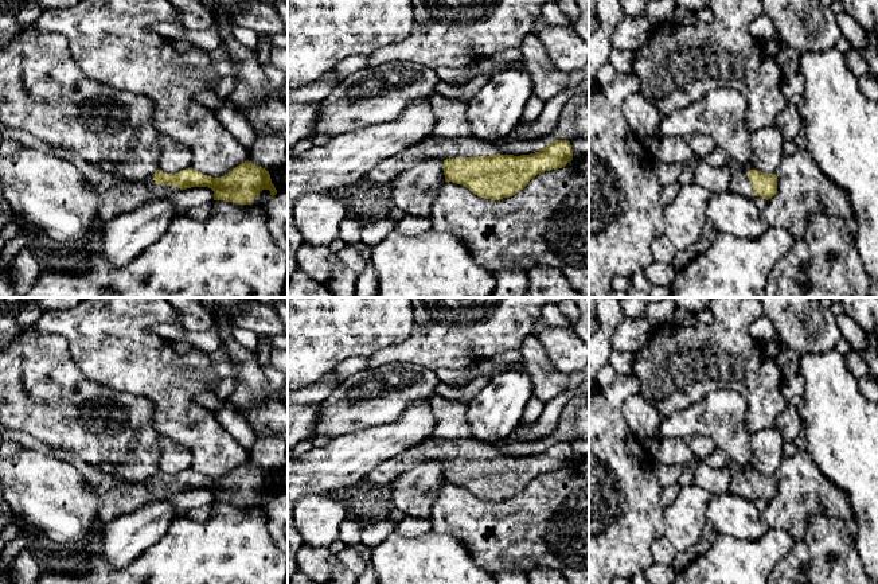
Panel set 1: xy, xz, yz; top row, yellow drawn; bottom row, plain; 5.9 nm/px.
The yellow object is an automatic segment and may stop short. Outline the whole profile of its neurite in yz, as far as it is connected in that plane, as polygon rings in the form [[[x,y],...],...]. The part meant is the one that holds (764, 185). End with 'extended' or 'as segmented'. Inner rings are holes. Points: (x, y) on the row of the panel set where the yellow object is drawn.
[[[758,170],[733,172],[729,190],[748,196],[772,199],[777,192],[777,178],[774,174],[765,174]]]; extended

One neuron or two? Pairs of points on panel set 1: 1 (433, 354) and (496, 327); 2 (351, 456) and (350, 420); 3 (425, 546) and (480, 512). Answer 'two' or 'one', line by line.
1: one
2: two
3: two

